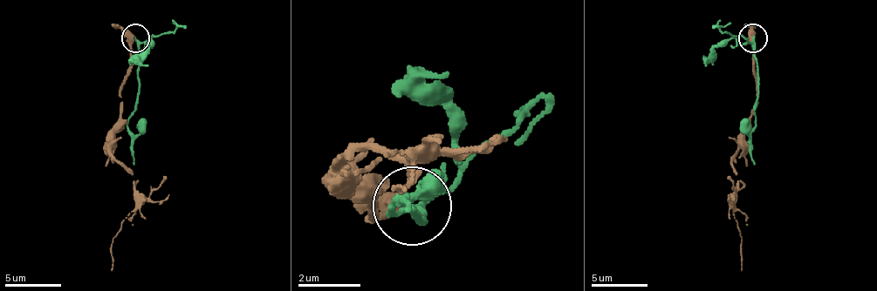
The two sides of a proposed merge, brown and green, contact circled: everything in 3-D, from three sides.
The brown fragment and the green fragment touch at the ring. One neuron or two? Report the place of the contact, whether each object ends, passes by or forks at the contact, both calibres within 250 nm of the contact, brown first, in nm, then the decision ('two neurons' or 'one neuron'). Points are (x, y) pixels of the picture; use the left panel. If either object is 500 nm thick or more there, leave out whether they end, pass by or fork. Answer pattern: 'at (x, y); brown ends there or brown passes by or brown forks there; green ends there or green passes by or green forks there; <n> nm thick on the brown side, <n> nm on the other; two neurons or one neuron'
at (135, 38); brown passes by; green passes by; 420 nm thick on the brown side, 200 nm on the other; two neurons

